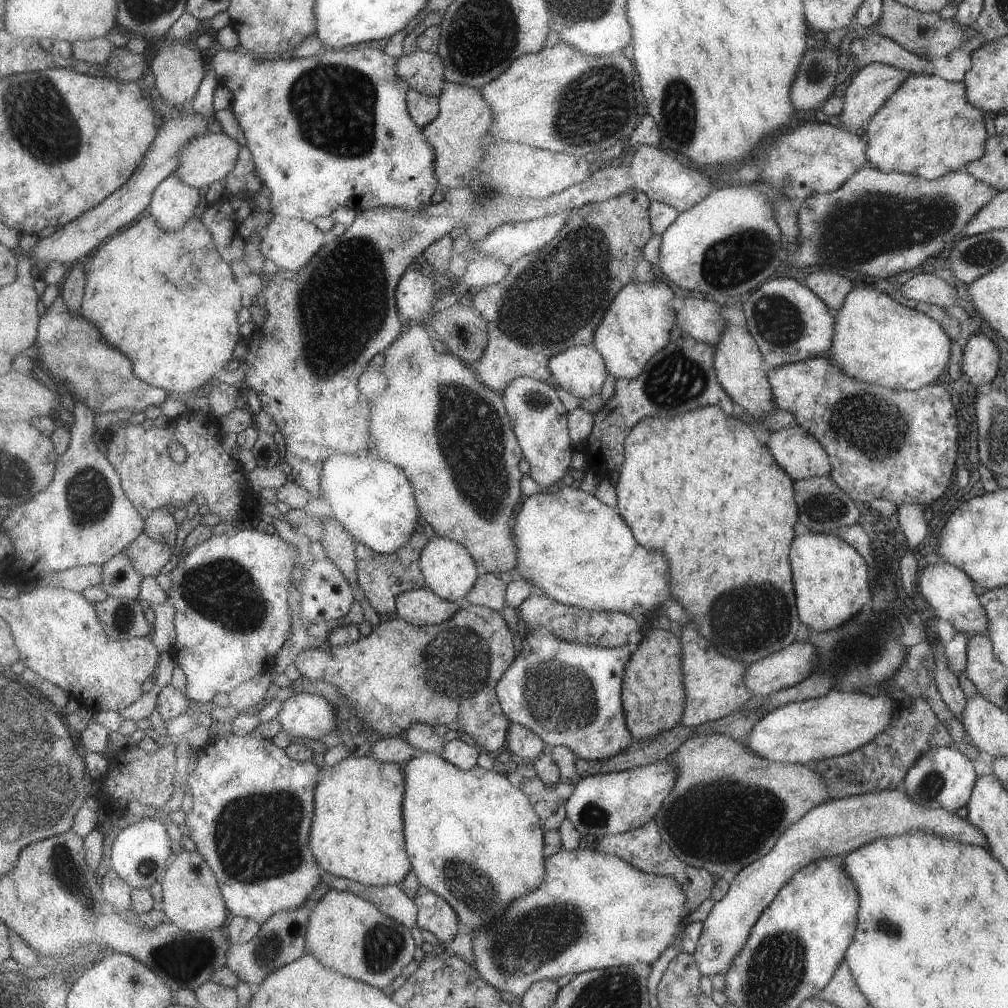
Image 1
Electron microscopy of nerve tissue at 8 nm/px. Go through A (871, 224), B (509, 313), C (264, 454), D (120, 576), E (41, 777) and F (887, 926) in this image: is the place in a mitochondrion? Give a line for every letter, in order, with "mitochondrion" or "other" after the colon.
A: mitochondrion
B: mitochondrion
C: other
D: other
E: mitochondrion
F: mitochondrion

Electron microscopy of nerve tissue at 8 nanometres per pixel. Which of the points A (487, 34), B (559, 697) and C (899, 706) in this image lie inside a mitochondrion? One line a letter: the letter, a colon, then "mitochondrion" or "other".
A: mitochondrion
B: mitochondrion
C: other

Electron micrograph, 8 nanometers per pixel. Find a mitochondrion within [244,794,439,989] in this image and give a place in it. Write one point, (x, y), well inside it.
(385, 944)

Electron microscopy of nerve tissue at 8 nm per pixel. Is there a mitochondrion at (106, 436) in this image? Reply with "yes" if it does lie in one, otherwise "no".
no

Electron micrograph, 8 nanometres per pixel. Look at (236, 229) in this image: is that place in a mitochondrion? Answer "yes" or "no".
no

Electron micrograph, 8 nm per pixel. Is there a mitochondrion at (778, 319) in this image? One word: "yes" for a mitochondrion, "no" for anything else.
yes

